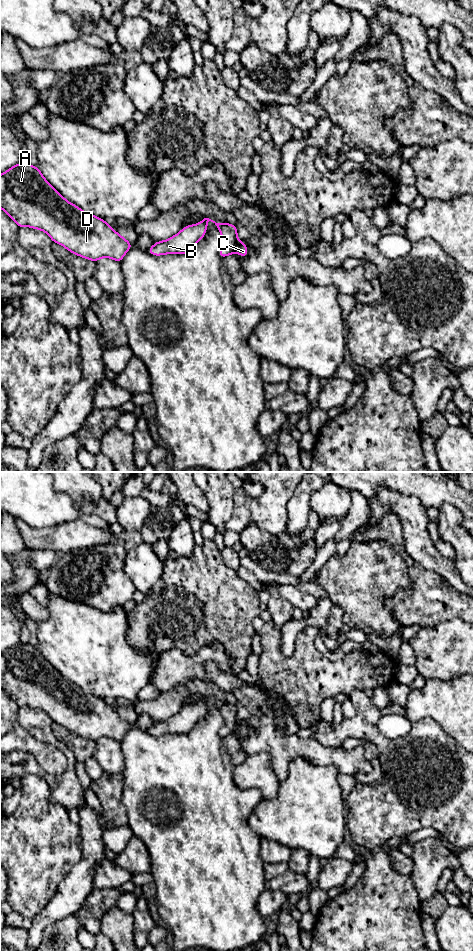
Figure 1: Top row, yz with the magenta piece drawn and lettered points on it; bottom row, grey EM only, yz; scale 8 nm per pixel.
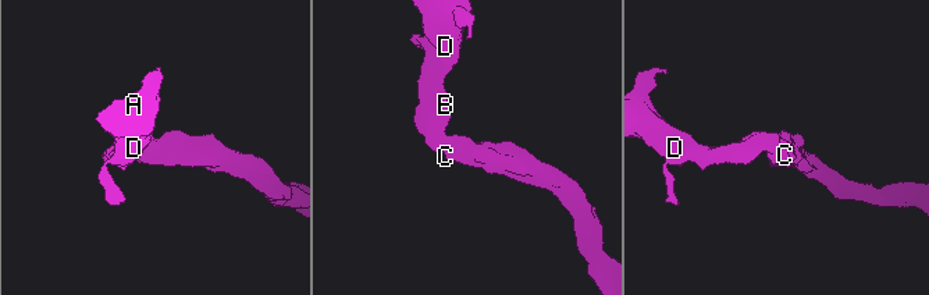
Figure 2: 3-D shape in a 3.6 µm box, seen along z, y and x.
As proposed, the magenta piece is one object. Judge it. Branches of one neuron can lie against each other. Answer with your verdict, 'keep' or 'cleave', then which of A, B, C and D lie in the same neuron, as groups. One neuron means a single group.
keep; groups A B C D

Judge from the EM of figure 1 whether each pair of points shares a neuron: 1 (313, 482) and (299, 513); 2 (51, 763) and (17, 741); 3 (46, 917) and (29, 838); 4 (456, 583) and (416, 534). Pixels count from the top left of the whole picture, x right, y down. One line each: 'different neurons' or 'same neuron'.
1: same neuron
2: same neuron
3: different neurons
4: same neuron

